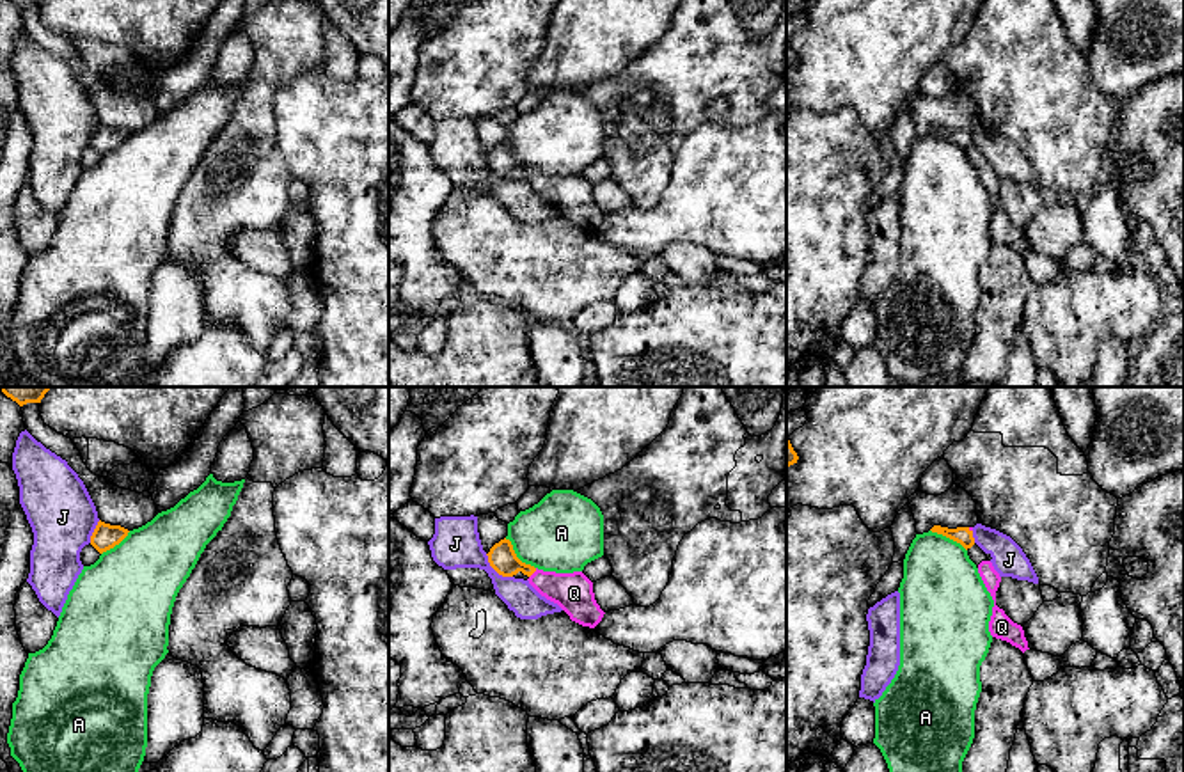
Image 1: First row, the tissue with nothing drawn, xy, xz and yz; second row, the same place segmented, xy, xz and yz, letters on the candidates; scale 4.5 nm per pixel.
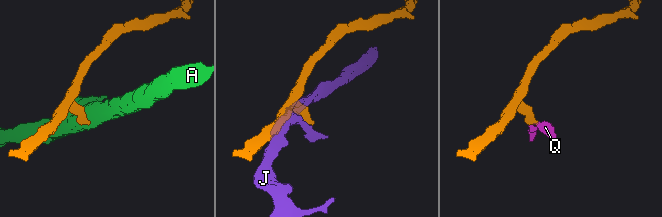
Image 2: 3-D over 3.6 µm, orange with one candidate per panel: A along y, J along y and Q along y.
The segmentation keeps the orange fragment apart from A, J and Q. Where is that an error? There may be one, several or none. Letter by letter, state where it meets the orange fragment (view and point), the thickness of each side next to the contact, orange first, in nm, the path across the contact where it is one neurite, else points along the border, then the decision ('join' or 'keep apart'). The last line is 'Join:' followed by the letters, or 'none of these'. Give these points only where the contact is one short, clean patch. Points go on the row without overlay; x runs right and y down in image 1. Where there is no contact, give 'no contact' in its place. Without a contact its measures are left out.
A: contact xz (515, 158); calibres 120 and 360 nm; border xz (505, 141), (513, 155), (535, 171); keep apart
J: contact xz (496, 173); calibres 120 and 220 nm; border xz (485, 157), (487, 164), (499, 176), (512, 180); keep apart
Q: contact xz (533, 174); calibres 120 and 180 nm; join
Join: Q

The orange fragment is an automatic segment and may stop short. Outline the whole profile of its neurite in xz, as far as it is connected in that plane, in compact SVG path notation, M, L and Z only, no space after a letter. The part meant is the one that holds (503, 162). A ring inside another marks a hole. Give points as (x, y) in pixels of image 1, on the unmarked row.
M506 140L495 146L486 158L490 169L502 179L513 179L518 174L527 177L529 186L541 199L557 206L572 224L589 231L602 224L605 215L595 202L593 185L582 174L556 176L525 167Z

